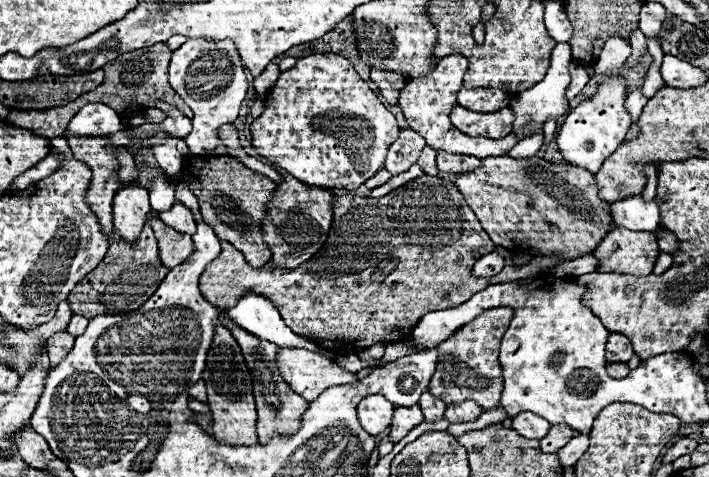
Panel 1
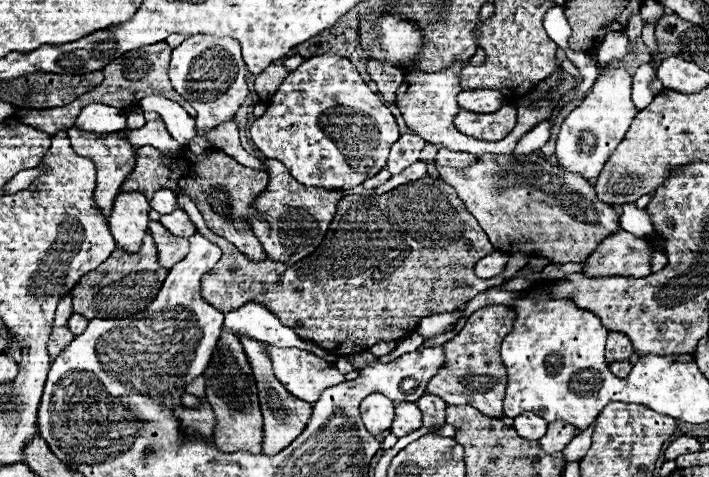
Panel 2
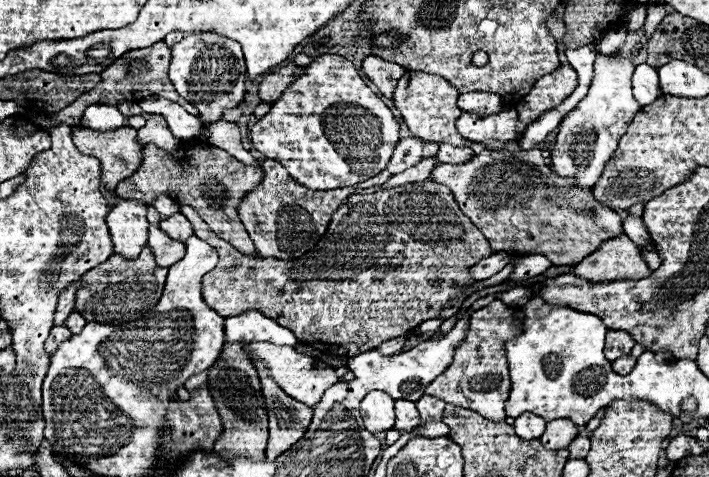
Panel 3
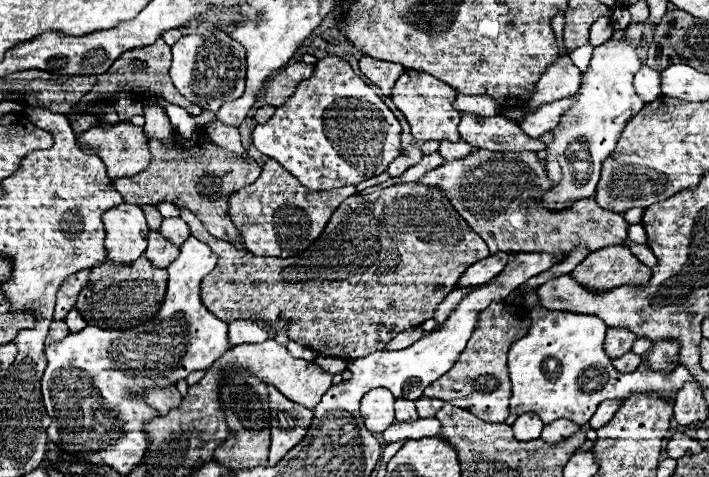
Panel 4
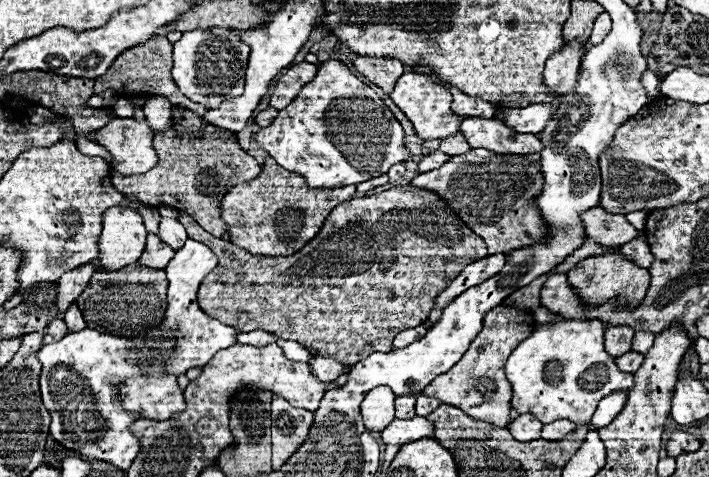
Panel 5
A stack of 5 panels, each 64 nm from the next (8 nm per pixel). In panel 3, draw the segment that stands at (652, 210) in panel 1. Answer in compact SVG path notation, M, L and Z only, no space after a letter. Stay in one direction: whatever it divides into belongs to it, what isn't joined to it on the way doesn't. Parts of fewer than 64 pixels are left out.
M626 216L623 219L623 230L634 244L638 244L638 246L650 244L651 237L648 234L648 230L646 230L646 226L644 226L644 222L642 222L642 218L630 218L630 216Z

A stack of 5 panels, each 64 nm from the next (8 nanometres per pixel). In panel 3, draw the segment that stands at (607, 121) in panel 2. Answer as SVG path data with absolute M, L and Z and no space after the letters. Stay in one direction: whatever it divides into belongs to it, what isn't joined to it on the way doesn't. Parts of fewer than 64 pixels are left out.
M596 54L594 76L588 94L560 122L558 136L550 152L550 168L556 170L558 176L572 178L574 184L582 190L592 190L592 186L598 182L604 162L608 162L608 158L616 150L620 138L624 136L624 130L628 128L628 122L632 122L636 112L642 108L632 96L634 68L636 64L630 58L622 58L620 54Z

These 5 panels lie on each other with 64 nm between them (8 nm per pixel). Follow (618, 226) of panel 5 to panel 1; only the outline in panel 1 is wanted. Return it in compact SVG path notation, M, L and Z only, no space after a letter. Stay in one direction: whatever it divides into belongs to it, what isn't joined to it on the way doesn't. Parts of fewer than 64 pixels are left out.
M488 156L482 160L482 166L470 170L468 174L450 176L466 204L478 216L482 228L488 232L496 246L504 246L512 252L528 252L532 256L558 256L562 260L576 260L584 254L590 254L608 230L614 228L610 204L598 198L596 180L588 170L580 170L568 164L552 164L538 156L532 158L510 158L504 156Z

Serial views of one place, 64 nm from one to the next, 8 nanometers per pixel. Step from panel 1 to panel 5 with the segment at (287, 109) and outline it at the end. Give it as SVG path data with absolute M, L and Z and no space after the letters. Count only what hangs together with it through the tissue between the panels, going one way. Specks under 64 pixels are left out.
M338 60L322 62L318 74L312 82L308 82L300 94L292 100L290 106L280 110L274 122L266 128L260 128L256 134L256 142L286 170L298 172L306 178L312 188L340 188L350 184L366 182L368 178L376 178L386 174L394 164L412 162L414 156L404 144L404 130L388 106L378 98L378 94L360 82L346 64Z

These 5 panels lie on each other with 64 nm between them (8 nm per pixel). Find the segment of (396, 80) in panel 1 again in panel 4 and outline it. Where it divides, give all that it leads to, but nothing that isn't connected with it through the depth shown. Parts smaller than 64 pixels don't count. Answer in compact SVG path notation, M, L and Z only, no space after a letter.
M362 56L358 60L360 72L372 80L378 88L382 88L384 96L392 94L392 86L396 84L396 78L400 78L400 74L404 74L404 66L396 64L396 62L386 62L386 60L376 60L370 56Z

